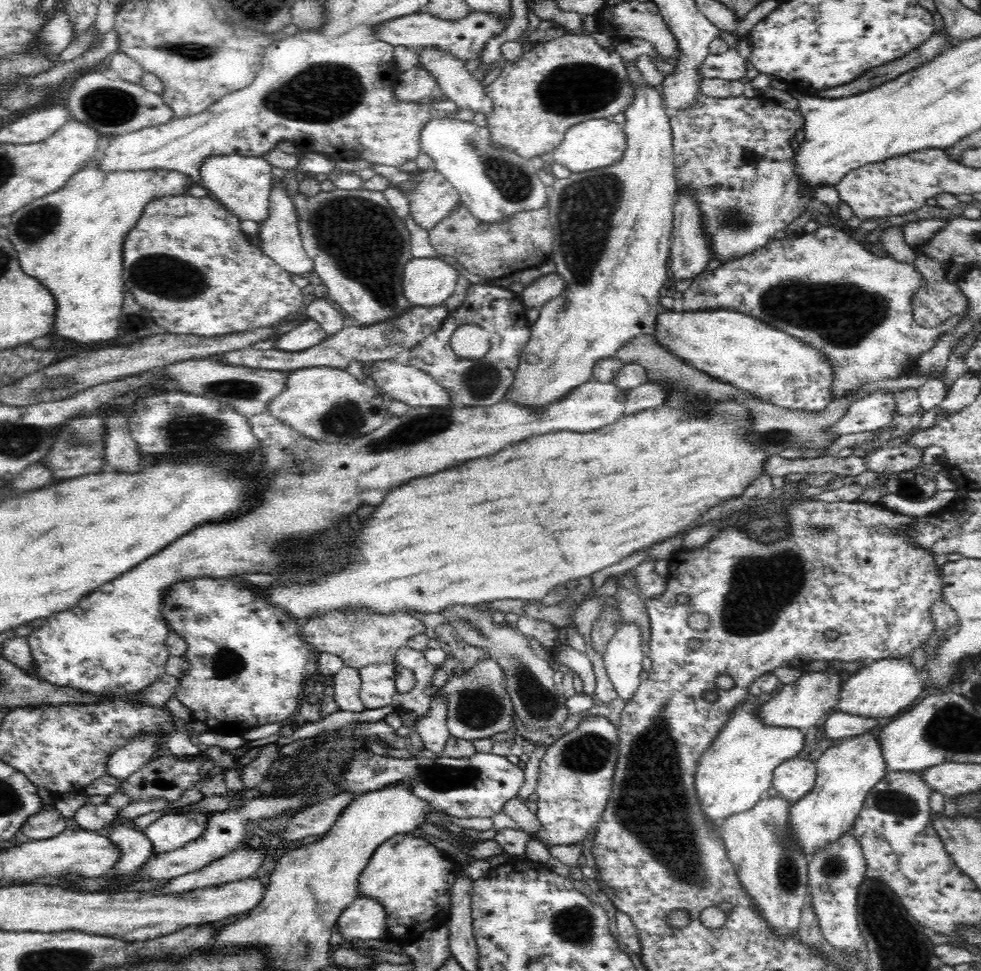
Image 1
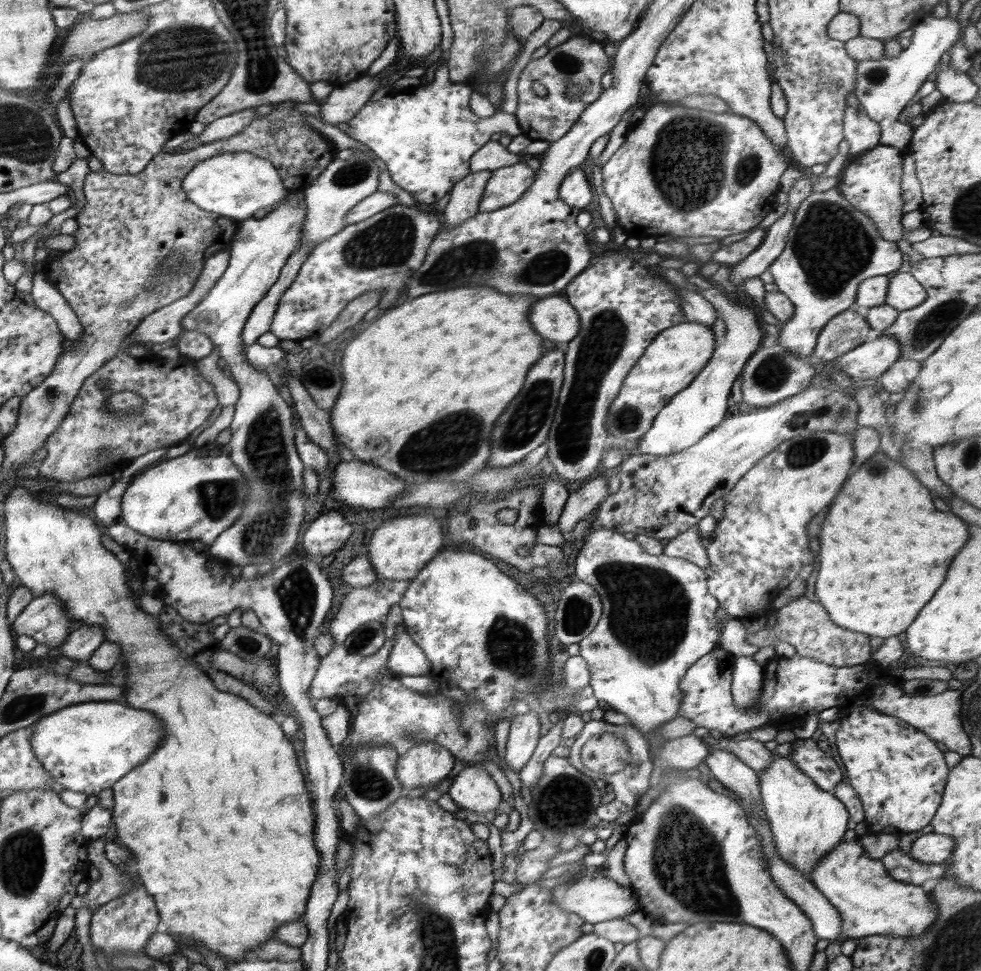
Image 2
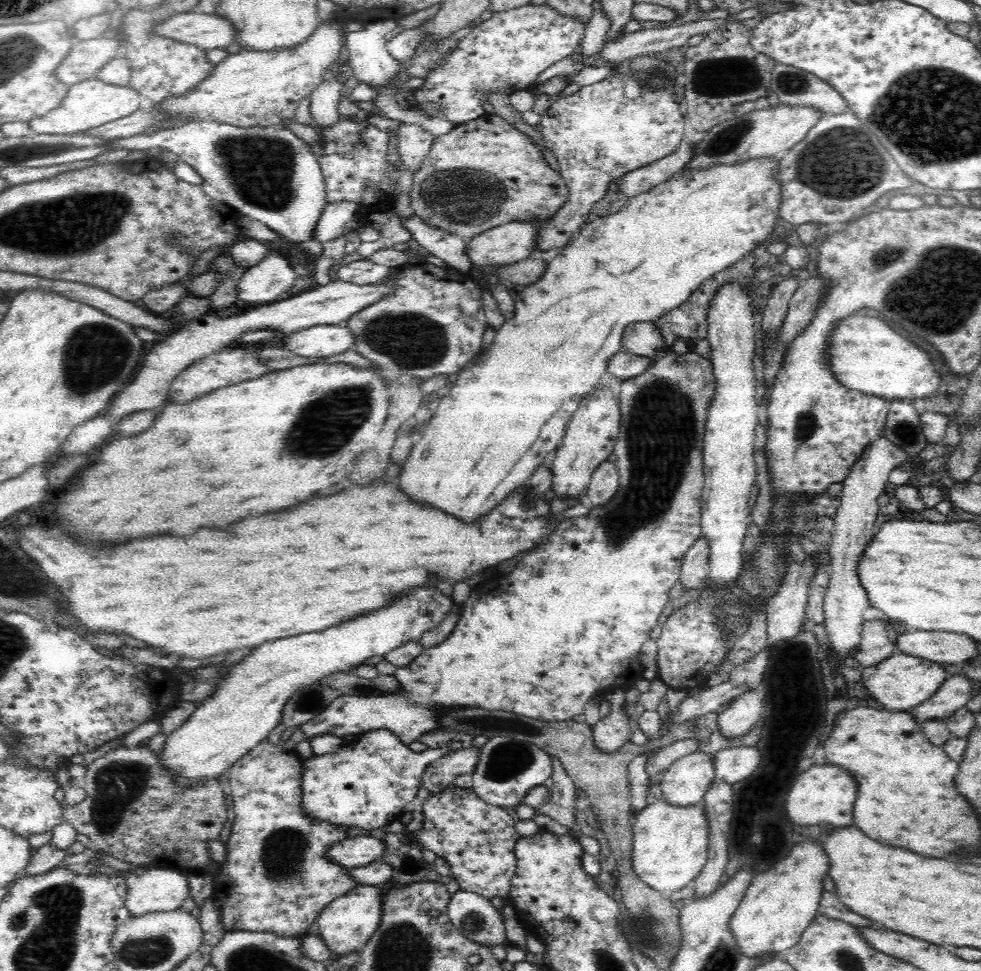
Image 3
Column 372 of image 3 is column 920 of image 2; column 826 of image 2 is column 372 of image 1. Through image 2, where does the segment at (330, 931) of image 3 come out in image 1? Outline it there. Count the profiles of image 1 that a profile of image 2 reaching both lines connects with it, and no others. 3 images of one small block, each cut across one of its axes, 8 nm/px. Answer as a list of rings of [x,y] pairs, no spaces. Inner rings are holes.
[[[400,833],[382,842],[370,857],[368,864],[362,869],[358,879],[359,896],[369,896],[383,906],[385,938],[403,943],[434,926],[439,927],[438,921],[443,916],[447,916],[447,920],[450,921],[452,886],[456,882],[459,868],[458,863],[447,857],[429,841],[411,833]]]

